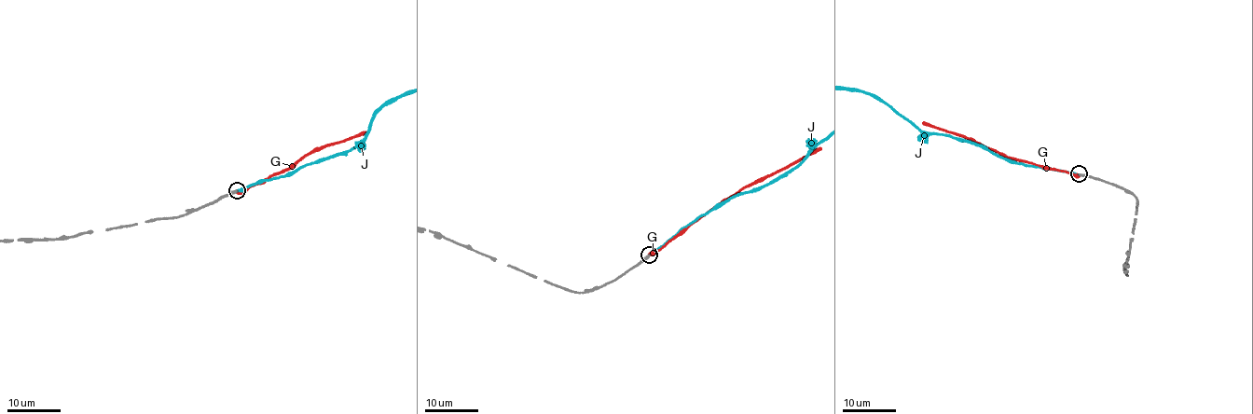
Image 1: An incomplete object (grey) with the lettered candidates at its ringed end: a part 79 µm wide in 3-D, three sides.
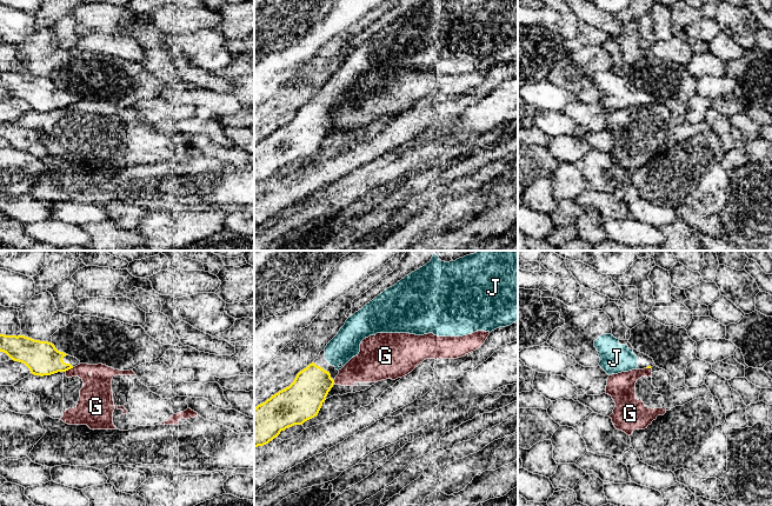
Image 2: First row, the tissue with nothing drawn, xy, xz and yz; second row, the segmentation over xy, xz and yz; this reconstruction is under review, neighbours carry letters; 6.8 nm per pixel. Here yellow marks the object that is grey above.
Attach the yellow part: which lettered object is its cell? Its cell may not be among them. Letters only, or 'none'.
J

